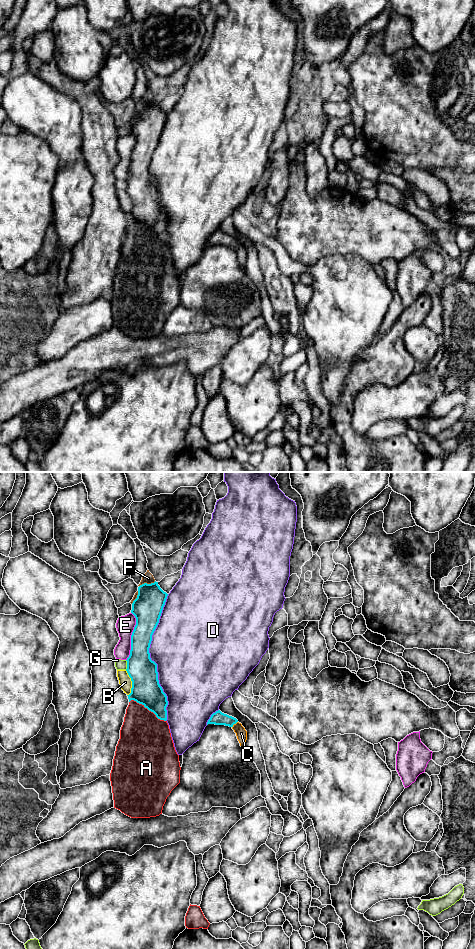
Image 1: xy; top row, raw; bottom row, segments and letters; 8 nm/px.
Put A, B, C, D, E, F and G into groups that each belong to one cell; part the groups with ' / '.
A / B / C / D / E / F / G

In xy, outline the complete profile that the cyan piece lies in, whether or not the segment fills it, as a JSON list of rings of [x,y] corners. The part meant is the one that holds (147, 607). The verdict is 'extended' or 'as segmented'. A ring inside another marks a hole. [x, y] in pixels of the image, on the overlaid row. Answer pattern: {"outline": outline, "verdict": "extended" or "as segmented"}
{"outline": [[[156,581],[151,584],[144,583],[138,587],[138,595],[132,603],[131,610],[131,613],[136,618],[136,625],[131,635],[130,655],[126,660],[126,671],[132,681],[131,693],[127,695],[129,702],[134,700],[142,704],[149,711],[153,712],[158,719],[164,721],[167,720],[167,696],[159,684],[157,664],[151,660],[149,648],[167,596],[168,594],[160,588]]], "verdict": "as segmented"}

